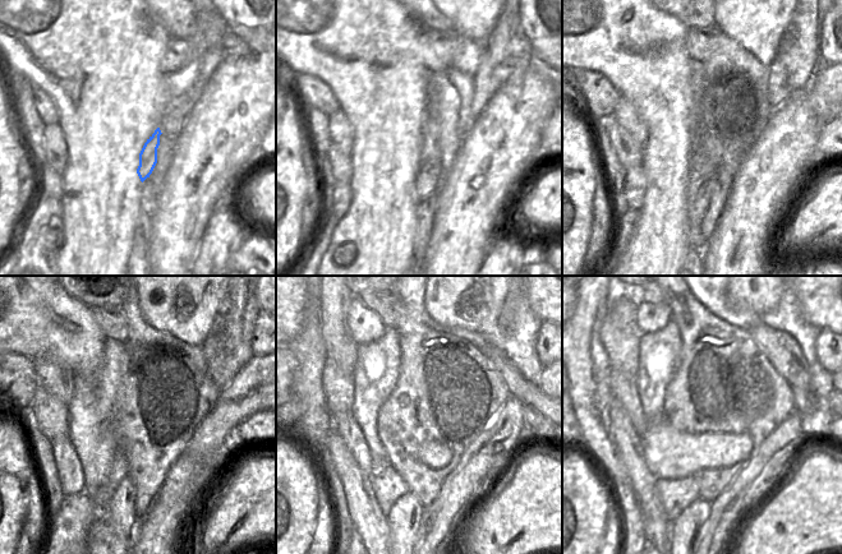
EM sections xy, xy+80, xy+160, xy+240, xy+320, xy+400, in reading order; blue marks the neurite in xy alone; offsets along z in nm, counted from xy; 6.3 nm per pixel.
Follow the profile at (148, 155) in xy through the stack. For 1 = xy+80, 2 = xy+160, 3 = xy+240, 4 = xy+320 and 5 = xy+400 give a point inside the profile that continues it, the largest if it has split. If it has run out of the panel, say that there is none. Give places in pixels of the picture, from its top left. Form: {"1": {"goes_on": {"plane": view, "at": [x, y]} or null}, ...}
{"1": {"goes_on": {"plane": "xy+80", "at": [427, 180]}}, "2": {"goes_on": {"plane": "xy+160", "at": [696, 211]}}, "3": {"goes_on": {"plane": "xy+240", "at": [120, 509]}}, "4": {"goes_on": {"plane": "xy+320", "at": [404, 518]}}, "5": {"goes_on": {"plane": "xy+400", "at": [688, 530]}}}

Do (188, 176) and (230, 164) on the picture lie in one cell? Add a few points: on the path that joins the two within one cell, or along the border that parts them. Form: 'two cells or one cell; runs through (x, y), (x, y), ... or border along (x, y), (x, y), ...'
one cell; runs through (198, 174), (208, 164), (220, 164)

